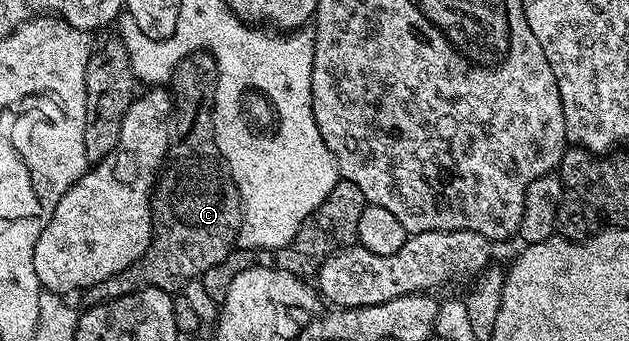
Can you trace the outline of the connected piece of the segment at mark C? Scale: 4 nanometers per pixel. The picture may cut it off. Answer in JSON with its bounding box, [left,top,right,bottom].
[84,50,243,306]

